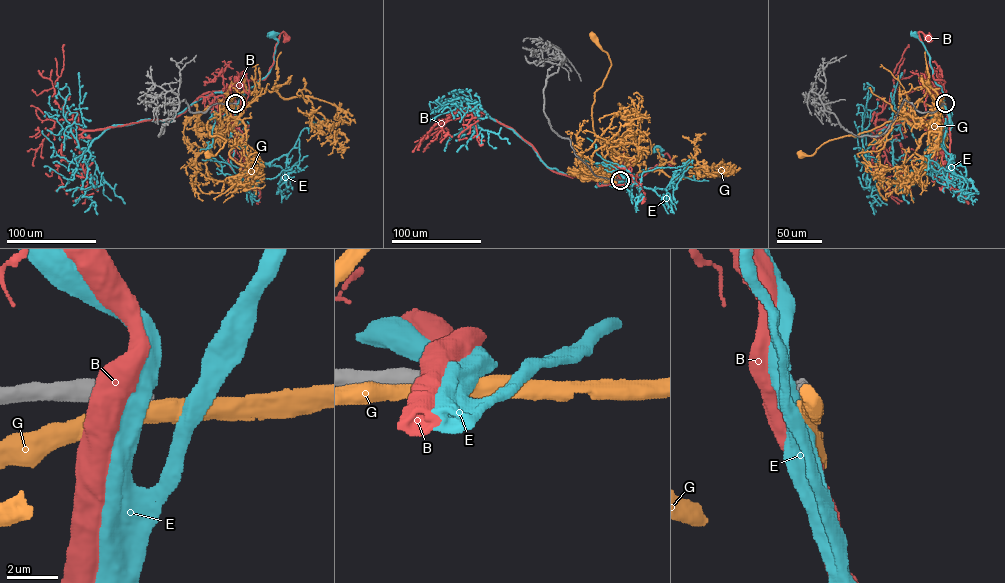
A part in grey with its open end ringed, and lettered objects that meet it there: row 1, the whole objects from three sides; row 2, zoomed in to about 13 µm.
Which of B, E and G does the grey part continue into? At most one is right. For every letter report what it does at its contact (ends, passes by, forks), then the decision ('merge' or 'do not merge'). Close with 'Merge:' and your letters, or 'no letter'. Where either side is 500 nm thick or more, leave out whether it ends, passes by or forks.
B: do not merge
E: do not merge
G: do not merge
Merge: no letter

